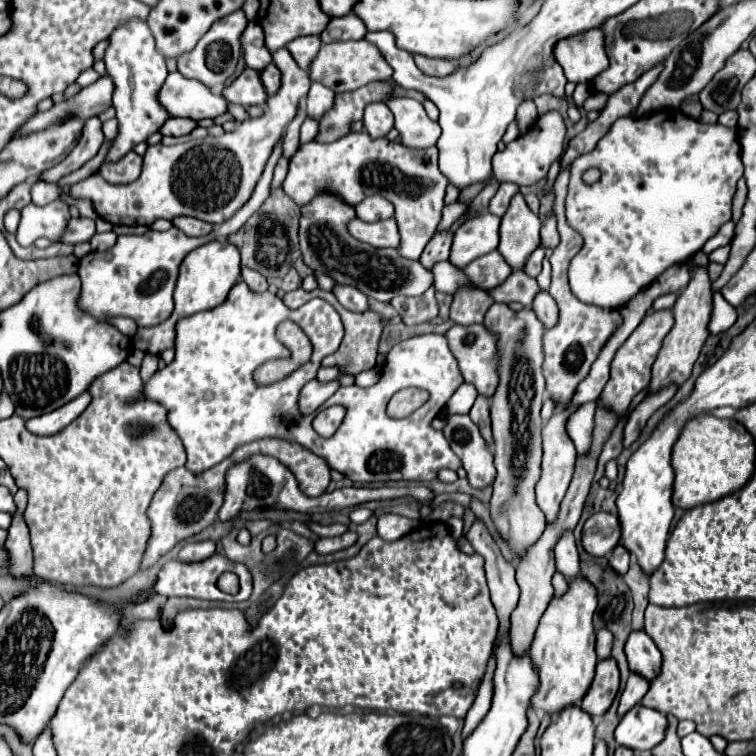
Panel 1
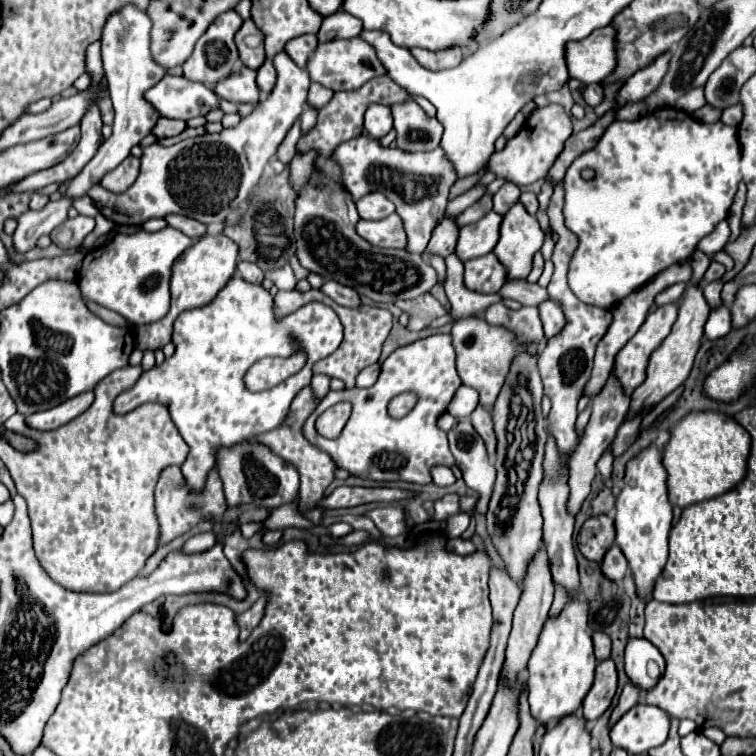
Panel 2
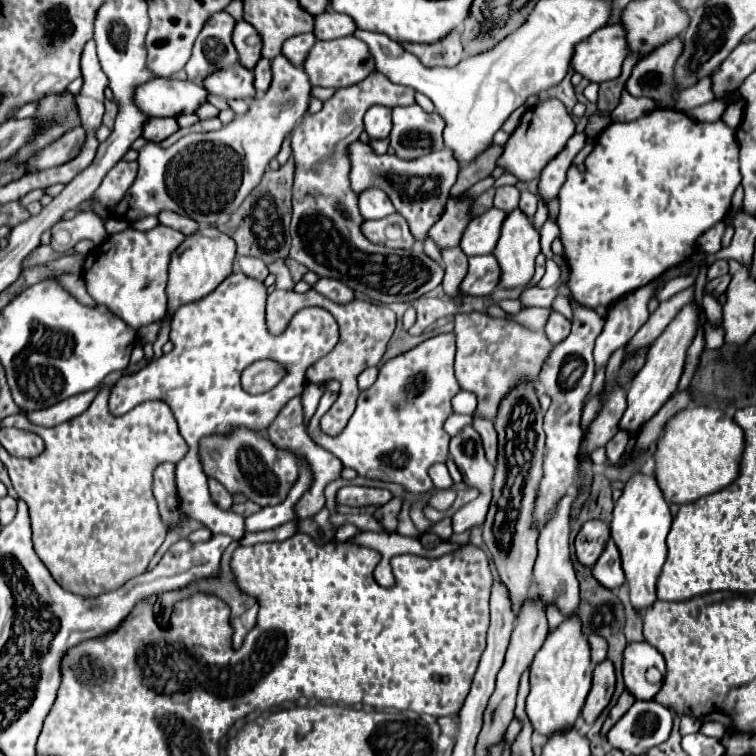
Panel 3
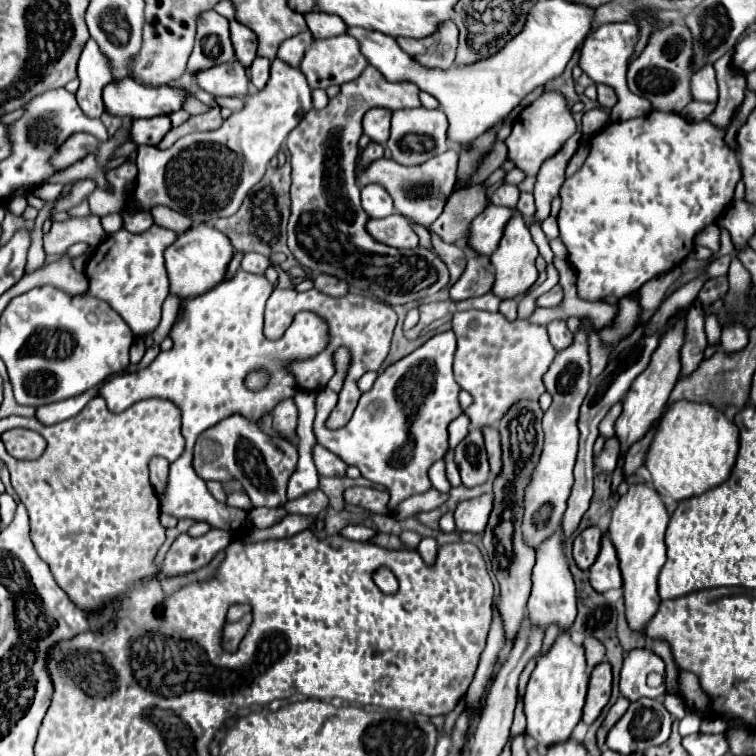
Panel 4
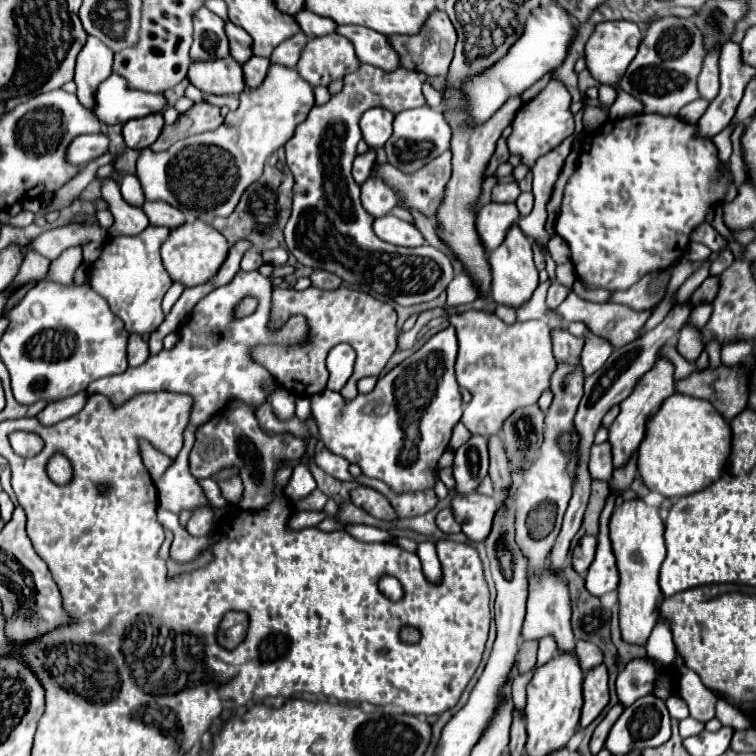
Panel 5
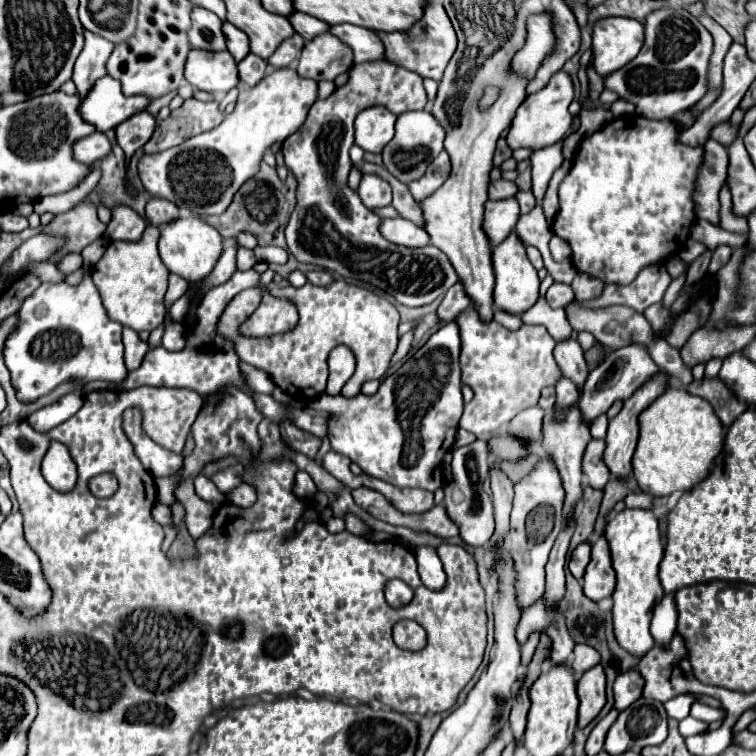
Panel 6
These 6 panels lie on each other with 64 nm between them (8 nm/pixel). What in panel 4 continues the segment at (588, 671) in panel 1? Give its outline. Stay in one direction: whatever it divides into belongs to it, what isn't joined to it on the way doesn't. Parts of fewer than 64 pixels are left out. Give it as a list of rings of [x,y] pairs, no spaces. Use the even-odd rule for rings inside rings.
[[[562,632],[550,652],[538,658],[538,664],[530,676],[524,694],[524,712],[528,718],[526,734],[536,740],[538,746],[552,746],[570,738],[574,726],[582,718],[582,706],[588,688],[588,668],[584,658],[584,648],[574,644],[570,632]]]

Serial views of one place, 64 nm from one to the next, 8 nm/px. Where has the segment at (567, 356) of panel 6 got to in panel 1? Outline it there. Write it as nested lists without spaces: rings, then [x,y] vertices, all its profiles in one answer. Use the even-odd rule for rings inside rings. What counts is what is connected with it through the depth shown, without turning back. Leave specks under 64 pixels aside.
[[[546,290],[536,296],[532,308],[534,308],[538,320],[544,324],[544,328],[556,326],[556,322],[558,322],[558,306],[556,306],[554,298]]]

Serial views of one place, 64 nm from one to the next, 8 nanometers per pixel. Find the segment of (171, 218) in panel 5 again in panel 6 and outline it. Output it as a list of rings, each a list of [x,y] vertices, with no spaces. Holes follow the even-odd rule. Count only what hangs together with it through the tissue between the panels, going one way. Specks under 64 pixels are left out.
[[[150,198],[146,202],[146,216],[154,226],[162,228],[170,220],[178,218],[178,210],[176,210],[174,202],[168,202],[164,198]]]

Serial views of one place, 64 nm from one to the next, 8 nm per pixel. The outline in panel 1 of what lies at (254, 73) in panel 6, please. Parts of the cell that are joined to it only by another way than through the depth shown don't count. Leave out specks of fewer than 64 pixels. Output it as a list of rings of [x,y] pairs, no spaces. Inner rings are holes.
[[[268,64],[260,72],[260,80],[262,80],[262,86],[264,86],[264,90],[266,90],[268,96],[276,94],[278,88],[280,88],[280,70],[276,68],[276,64]]]

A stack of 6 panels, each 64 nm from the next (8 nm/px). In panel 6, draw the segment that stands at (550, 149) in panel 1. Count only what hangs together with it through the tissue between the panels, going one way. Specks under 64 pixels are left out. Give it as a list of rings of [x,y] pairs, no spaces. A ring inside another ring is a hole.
[[[564,70],[556,72],[550,82],[546,84],[546,88],[542,88],[536,94],[530,94],[526,98],[526,102],[522,102],[522,106],[516,112],[516,118],[510,126],[510,132],[506,136],[508,146],[512,150],[528,146],[532,150],[540,150],[544,146],[552,146],[558,140],[564,138],[564,134],[568,132],[570,124],[572,124],[572,114],[568,112],[570,102],[574,100],[574,84],[572,84],[572,76]]]

